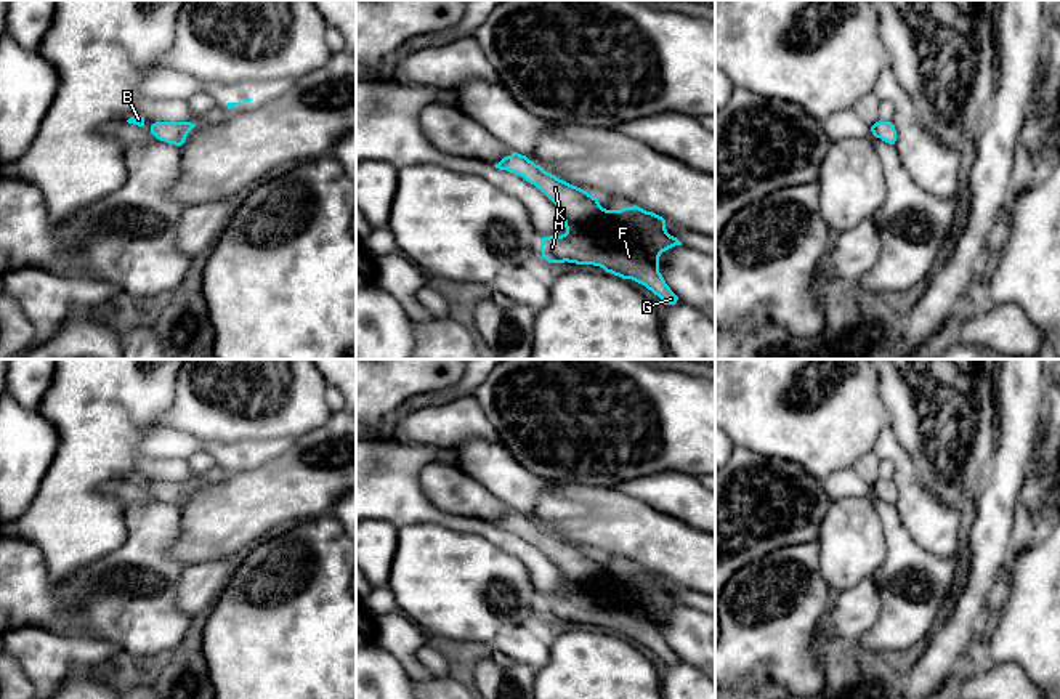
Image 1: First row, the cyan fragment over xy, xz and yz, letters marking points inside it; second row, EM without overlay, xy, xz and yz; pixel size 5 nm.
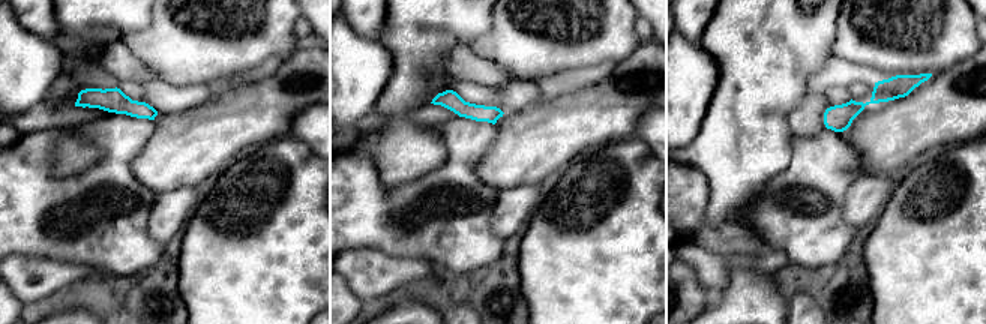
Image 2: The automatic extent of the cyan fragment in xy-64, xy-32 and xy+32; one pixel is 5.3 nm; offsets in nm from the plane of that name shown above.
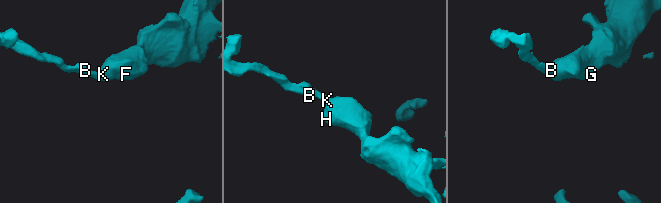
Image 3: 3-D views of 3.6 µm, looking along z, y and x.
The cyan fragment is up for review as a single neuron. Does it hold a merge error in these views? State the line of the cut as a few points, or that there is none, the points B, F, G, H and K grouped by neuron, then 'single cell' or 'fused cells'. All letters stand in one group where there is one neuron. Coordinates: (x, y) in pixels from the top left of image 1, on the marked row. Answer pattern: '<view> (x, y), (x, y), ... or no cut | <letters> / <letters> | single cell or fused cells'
no cut | B F G H K | single cell

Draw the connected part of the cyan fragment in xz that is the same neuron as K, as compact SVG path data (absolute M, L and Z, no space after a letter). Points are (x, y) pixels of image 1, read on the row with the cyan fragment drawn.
M518 152L494 167L523 176L558 207L566 232L540 239L542 258L548 263L600 266L645 285L664 305L677 303L678 297L659 273L659 257L682 242L667 232L662 216L637 205L606 210L587 191L556 178Z

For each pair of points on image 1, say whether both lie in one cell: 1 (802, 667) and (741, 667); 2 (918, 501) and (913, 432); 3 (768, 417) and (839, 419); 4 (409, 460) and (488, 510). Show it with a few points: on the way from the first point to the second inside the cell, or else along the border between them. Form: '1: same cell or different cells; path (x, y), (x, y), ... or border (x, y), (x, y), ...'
1: same cell; path (788, 667), (756, 667)
2: different cells; border (895, 438), (910, 457), (919, 483), (940, 499)
3: same cell; path (786, 417), (821, 419)
4: different cells; border (430, 460), (419, 472), (417, 484), (432, 505)

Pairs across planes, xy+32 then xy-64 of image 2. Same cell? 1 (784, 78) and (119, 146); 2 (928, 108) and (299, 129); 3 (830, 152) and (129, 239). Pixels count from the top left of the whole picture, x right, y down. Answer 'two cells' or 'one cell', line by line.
1: two cells
2: two cells
3: one cell

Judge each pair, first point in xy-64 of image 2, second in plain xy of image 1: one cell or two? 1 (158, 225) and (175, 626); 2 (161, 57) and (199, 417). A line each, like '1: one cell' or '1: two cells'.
1: two cells
2: one cell

